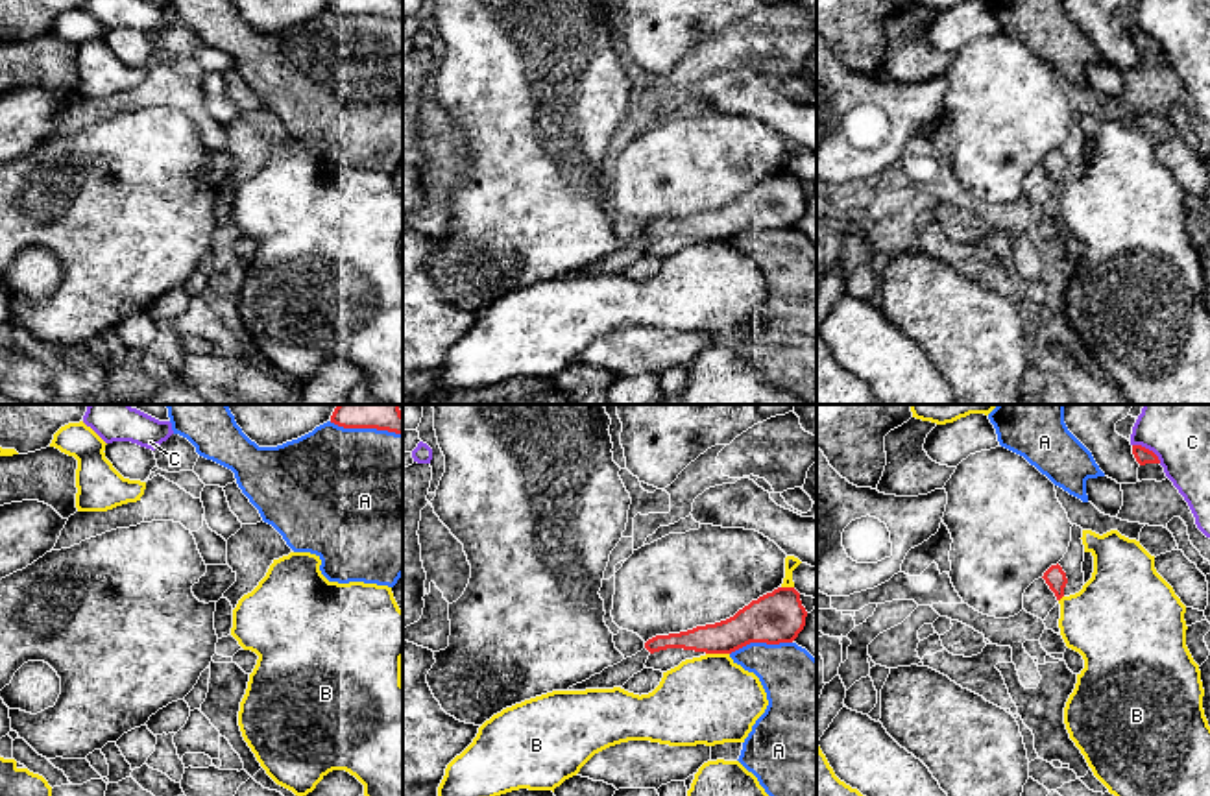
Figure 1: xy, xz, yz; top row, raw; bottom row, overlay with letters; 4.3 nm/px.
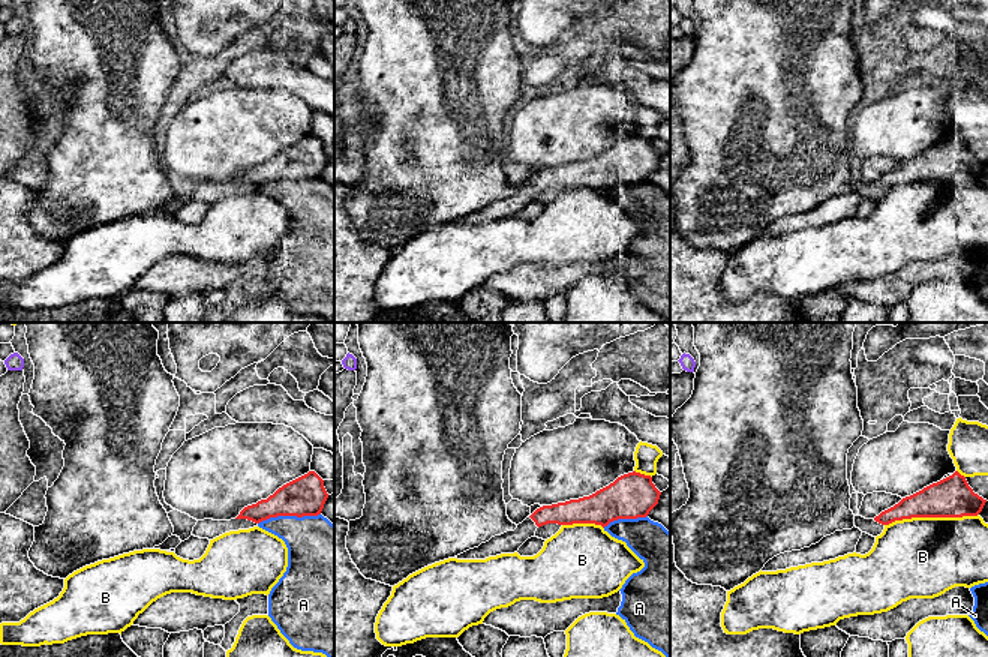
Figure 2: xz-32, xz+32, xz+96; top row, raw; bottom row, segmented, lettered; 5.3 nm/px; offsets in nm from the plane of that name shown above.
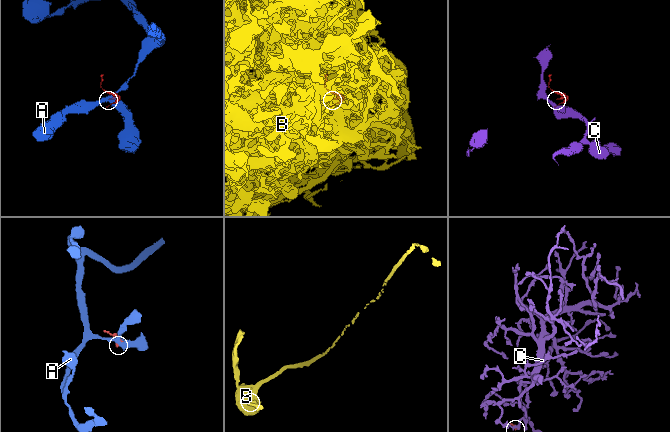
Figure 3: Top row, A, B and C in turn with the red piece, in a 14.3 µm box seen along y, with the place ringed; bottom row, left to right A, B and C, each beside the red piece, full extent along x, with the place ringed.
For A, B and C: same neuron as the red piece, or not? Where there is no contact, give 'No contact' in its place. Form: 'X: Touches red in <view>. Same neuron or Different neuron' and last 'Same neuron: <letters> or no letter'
A: Touches red in xz. Different neuron
B: Touches red in xz. Different neuron
C: Touches red in yz. Different neuron
Same neuron: no letter

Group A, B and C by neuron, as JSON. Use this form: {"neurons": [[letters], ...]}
{"neurons": [["A"], ["B"], ["C"]]}

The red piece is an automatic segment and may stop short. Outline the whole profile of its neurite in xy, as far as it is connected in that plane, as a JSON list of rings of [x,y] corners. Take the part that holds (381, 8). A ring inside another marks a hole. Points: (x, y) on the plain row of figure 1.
[[[333,0],[331,9],[344,15],[377,15],[403,20],[401,0]]]

